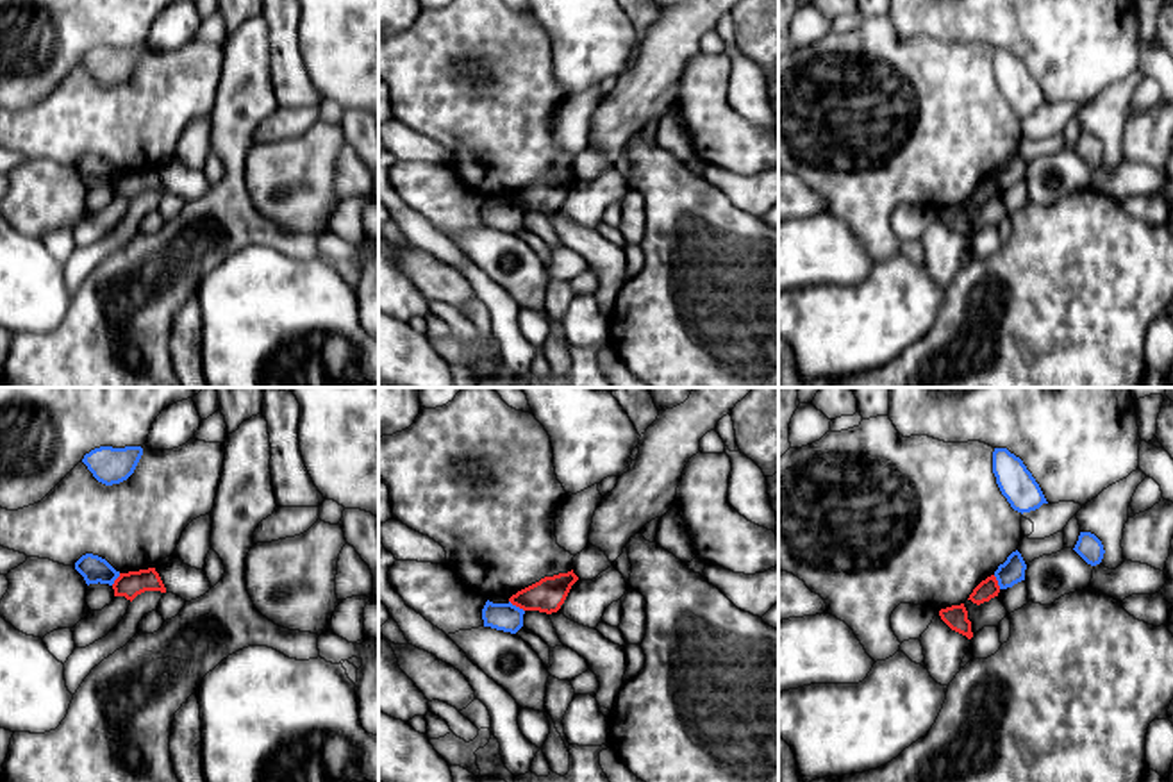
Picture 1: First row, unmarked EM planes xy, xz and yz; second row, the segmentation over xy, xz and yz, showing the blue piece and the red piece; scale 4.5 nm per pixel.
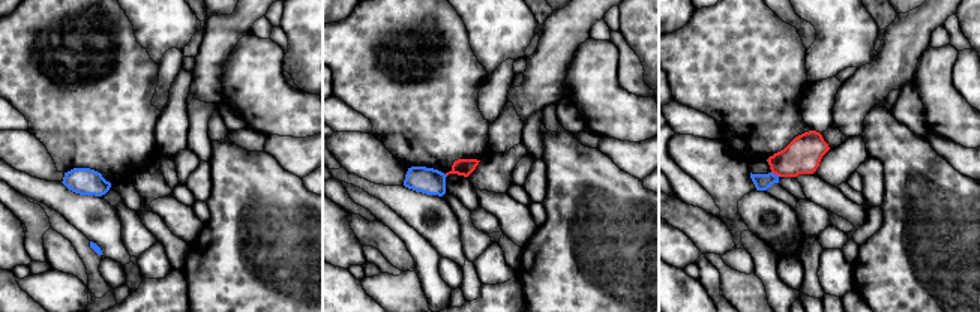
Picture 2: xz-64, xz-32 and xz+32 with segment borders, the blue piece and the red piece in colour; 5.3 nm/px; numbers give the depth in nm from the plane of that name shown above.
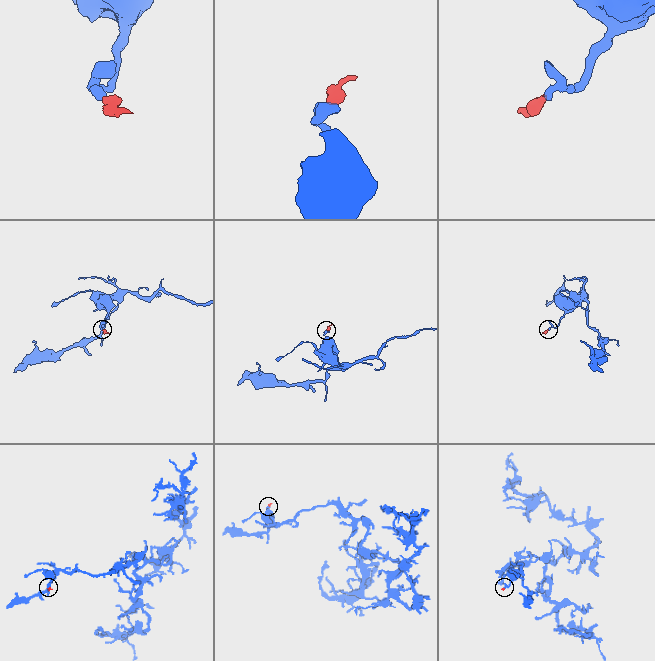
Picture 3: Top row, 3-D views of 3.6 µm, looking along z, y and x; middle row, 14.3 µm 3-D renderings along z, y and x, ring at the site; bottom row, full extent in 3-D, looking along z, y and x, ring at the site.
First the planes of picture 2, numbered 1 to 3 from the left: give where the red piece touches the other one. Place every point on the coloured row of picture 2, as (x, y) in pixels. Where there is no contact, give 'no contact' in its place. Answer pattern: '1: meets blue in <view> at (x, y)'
1: no contact
2: no contact
3: meets blue in xz+32 at (775, 174)

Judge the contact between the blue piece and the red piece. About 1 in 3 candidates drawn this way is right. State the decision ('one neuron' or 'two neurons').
two neurons

